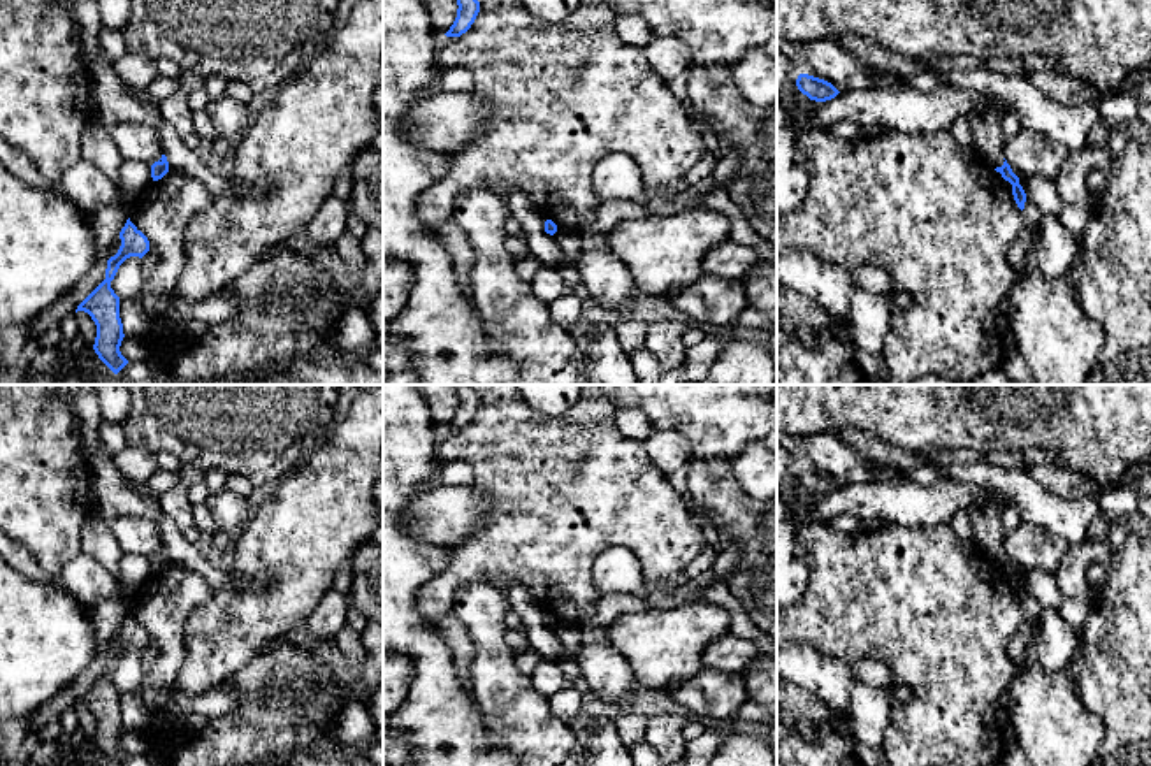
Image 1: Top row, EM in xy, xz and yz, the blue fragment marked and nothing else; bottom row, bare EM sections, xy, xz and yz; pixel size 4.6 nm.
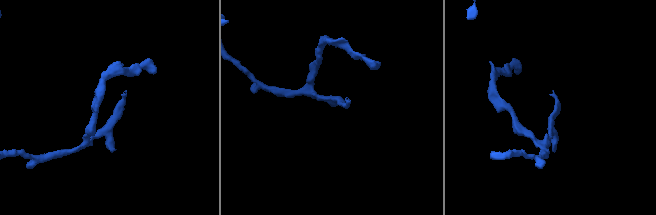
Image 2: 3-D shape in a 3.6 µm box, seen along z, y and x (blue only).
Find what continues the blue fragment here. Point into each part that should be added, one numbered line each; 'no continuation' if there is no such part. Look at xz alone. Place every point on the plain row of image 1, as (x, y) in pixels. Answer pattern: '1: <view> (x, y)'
no continuation

